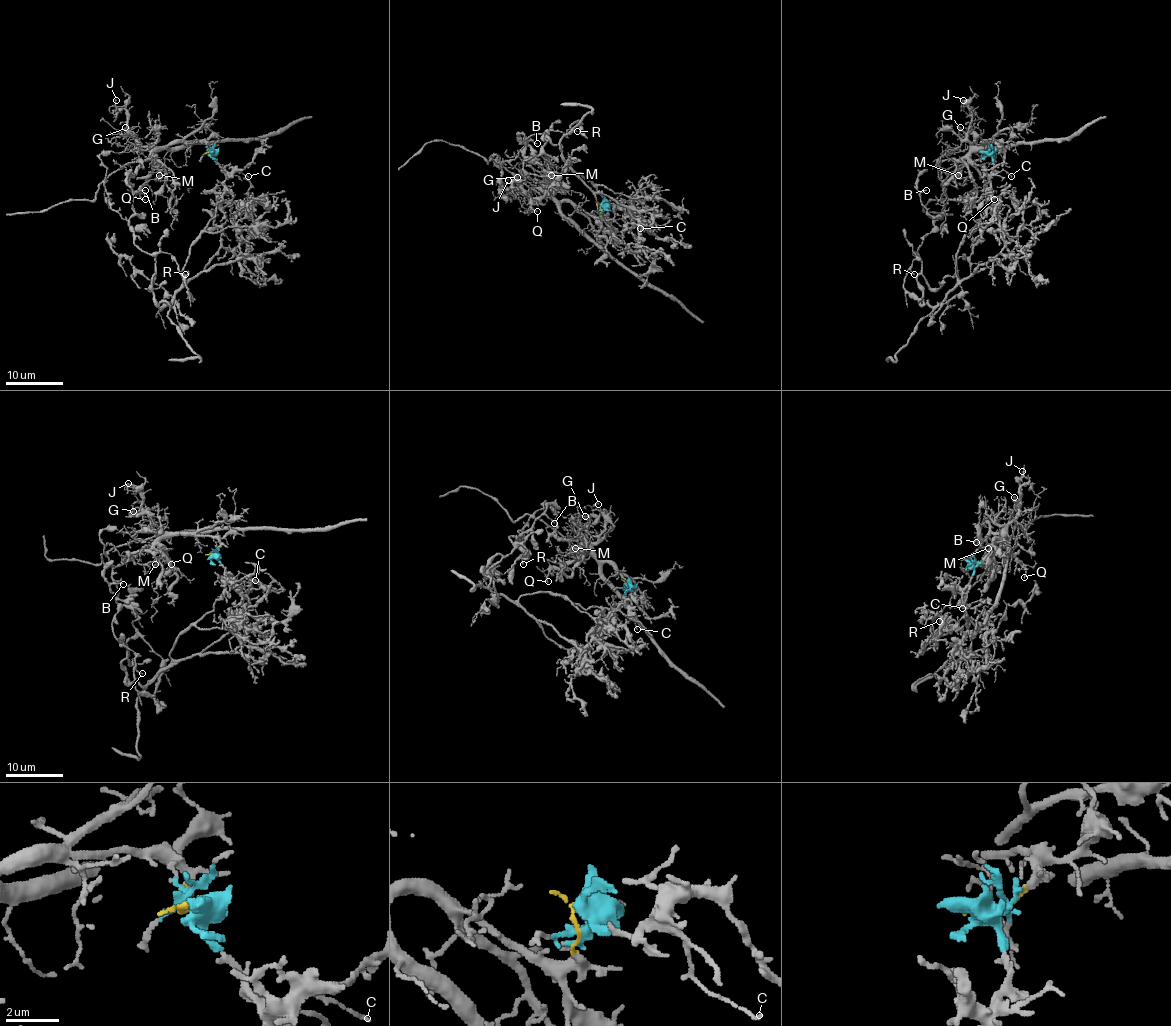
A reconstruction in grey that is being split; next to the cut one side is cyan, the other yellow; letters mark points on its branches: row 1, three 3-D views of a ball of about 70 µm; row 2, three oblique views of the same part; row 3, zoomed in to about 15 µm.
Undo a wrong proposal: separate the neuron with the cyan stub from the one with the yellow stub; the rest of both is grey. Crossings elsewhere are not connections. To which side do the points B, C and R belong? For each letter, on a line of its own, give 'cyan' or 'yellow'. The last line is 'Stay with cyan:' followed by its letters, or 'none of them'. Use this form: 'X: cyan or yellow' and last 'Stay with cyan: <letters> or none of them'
B: cyan
C: cyan
R: cyan
Stay with cyan: B, C, R

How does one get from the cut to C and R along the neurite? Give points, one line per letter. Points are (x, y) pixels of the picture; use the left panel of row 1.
C: (211, 152), (225, 172), (235, 169), (248, 177)
R: (211, 152), (225, 177), (222, 198), (191, 247), (182, 286), (169, 306), (156, 301), (158, 253), (185, 274)

